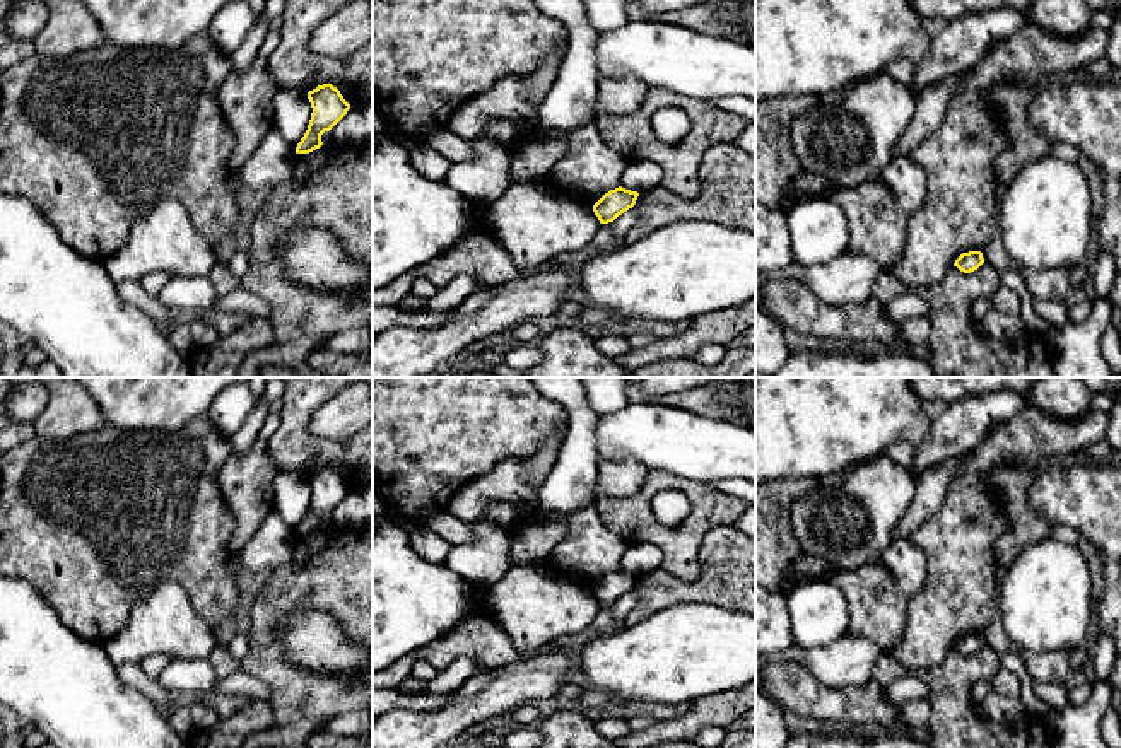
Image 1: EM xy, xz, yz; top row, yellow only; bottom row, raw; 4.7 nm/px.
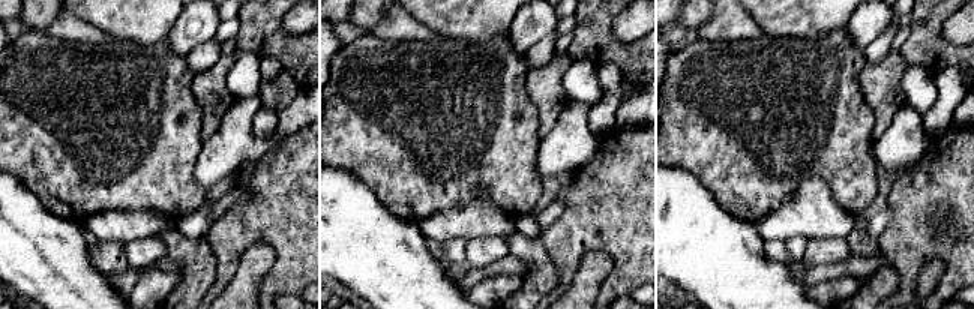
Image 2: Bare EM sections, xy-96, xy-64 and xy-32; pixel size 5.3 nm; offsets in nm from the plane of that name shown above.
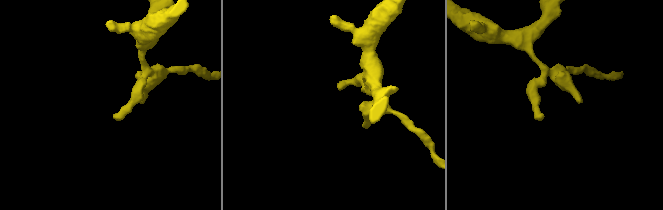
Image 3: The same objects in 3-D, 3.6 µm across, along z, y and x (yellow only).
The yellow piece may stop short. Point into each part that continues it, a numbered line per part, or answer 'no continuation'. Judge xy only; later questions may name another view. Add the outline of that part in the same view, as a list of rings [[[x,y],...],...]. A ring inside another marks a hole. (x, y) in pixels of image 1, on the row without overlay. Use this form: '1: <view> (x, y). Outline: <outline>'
no continuation

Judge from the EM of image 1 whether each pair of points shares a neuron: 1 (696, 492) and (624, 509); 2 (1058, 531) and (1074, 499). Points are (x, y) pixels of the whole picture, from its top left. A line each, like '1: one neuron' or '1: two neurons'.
1: one neuron
2: two neurons

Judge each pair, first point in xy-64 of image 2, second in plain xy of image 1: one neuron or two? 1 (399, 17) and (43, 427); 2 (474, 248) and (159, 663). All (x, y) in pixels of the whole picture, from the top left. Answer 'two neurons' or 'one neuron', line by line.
1: one neuron
2: two neurons

